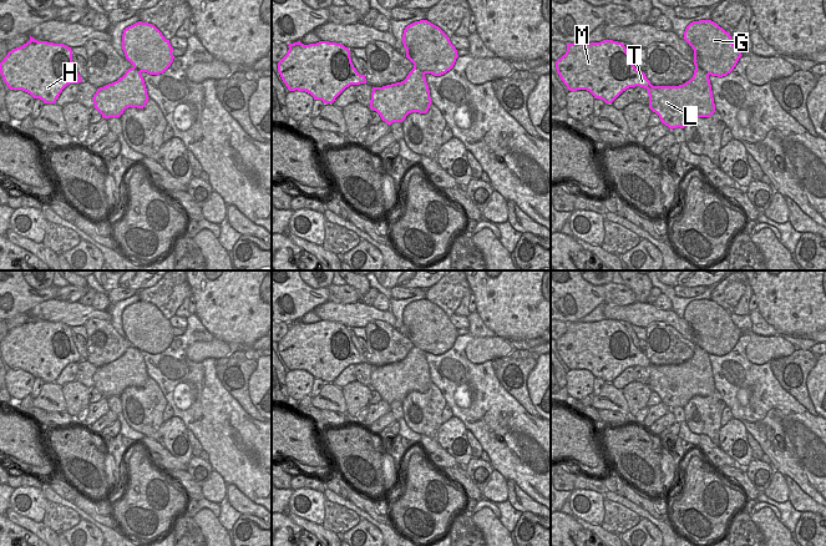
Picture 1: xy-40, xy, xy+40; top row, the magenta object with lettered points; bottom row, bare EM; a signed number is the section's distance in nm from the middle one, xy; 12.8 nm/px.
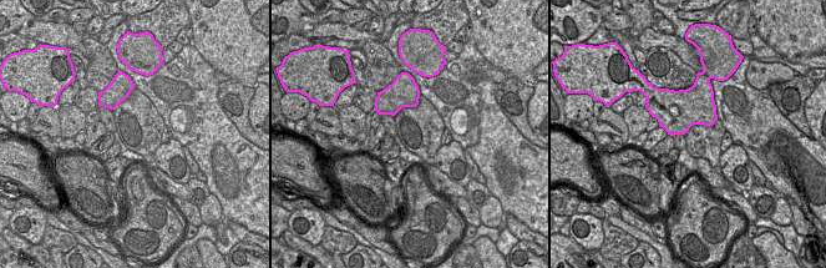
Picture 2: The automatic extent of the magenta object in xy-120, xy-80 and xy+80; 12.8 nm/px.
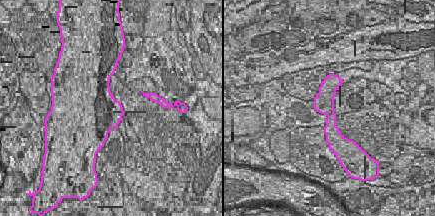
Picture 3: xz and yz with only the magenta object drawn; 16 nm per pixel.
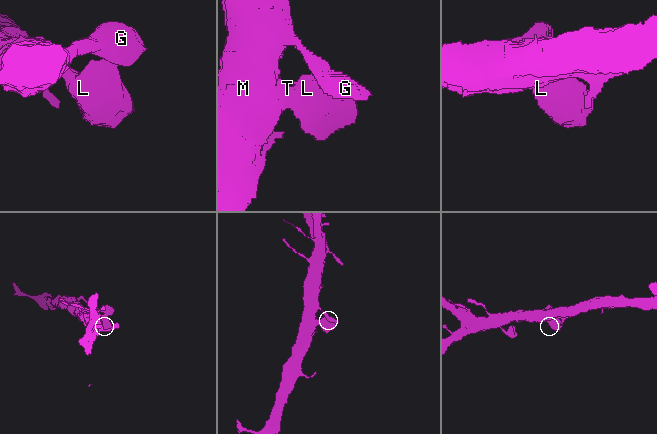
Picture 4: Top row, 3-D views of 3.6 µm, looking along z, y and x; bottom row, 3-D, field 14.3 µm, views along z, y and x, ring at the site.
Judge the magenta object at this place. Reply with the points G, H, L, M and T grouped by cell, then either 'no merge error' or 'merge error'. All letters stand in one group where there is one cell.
G H L M T; no merge error

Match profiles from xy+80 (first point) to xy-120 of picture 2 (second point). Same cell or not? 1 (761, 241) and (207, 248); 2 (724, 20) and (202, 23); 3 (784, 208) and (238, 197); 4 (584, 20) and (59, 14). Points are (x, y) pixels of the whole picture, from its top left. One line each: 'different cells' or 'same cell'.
1: same cell
2: different cells
3: different cells
4: same cell

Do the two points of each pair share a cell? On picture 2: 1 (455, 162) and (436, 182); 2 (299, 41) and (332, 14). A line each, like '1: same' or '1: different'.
1: different
2: different

